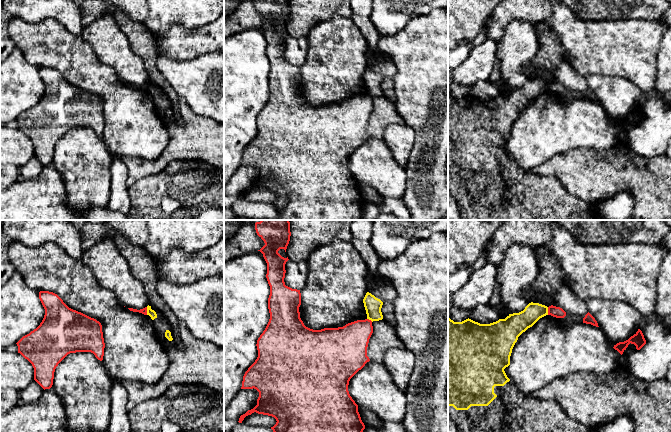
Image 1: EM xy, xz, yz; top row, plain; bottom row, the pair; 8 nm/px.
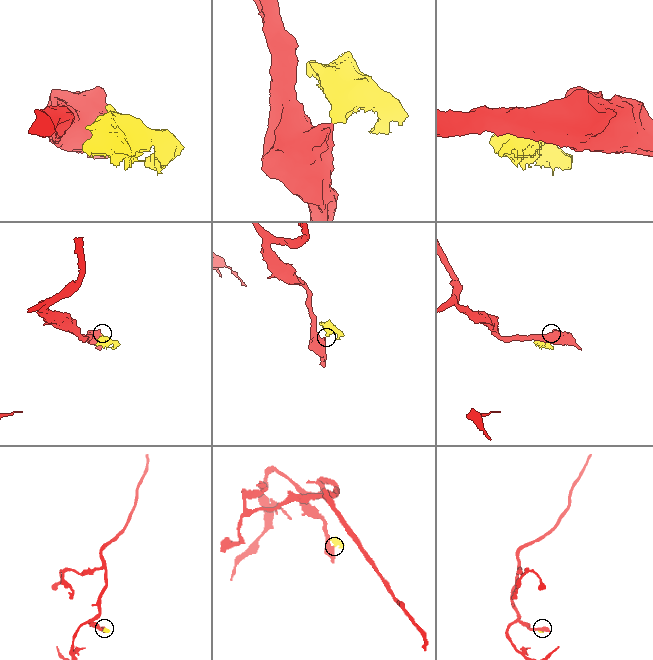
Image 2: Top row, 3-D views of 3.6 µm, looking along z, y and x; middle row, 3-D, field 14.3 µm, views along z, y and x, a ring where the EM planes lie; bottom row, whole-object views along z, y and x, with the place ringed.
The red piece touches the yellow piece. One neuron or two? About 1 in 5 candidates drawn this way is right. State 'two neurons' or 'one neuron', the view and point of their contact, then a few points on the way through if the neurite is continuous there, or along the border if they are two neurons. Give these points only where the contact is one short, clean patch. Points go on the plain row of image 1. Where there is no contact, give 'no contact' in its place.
two neurons; meets red in xy at (146, 87); border along xy (146, 83), (147, 90)

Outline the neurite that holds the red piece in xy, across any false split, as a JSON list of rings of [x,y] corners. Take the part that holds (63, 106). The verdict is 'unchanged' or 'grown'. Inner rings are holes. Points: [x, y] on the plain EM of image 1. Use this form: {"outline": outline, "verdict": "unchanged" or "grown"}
{"outline": [[[40,67],[39,75],[45,85],[40,101],[23,112],[16,120],[18,129],[27,135],[34,144],[34,156],[45,166],[53,161],[54,148],[58,140],[70,129],[91,128],[102,137],[104,114],[99,97],[69,84],[55,69]]], "verdict": "unchanged"}

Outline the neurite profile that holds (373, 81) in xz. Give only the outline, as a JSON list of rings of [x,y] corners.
[[[367,68],[363,75],[363,79],[367,90],[367,95],[371,96],[372,98],[383,95],[381,88],[383,78],[380,75]]]

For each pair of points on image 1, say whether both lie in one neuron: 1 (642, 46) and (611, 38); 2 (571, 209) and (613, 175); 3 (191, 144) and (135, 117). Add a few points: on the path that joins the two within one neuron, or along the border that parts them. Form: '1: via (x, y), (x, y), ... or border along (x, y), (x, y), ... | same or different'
1: via (634, 46), (619, 46) | same
2: border along (563, 186), (569, 193), (587, 202) | different
3: border along (157, 112), (168, 133), (168, 143), (160, 155) | different

